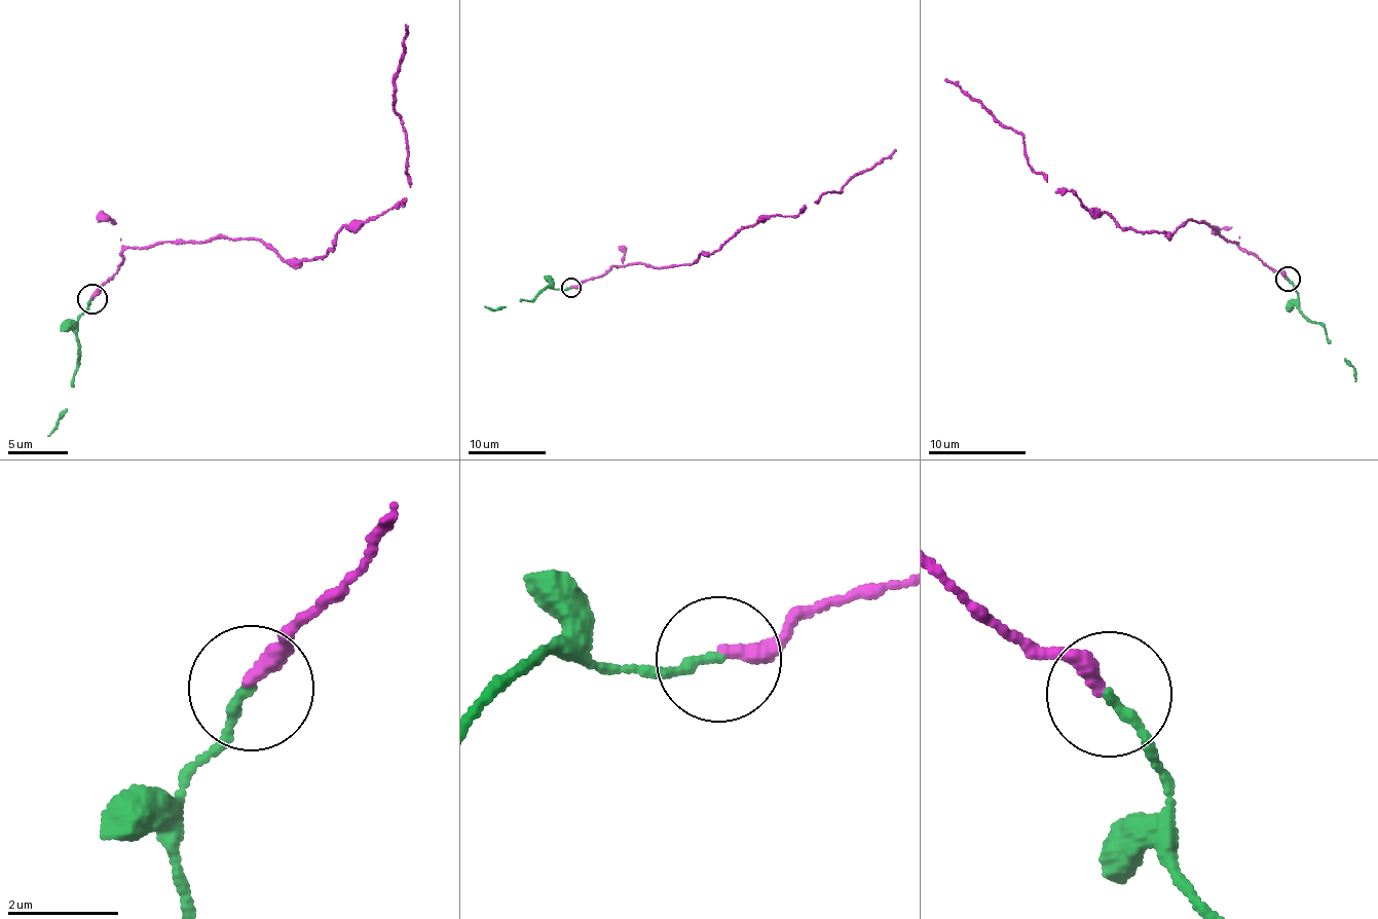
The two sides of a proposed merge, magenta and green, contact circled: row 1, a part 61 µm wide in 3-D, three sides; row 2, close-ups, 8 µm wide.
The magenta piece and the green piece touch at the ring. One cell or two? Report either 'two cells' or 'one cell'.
one cell

